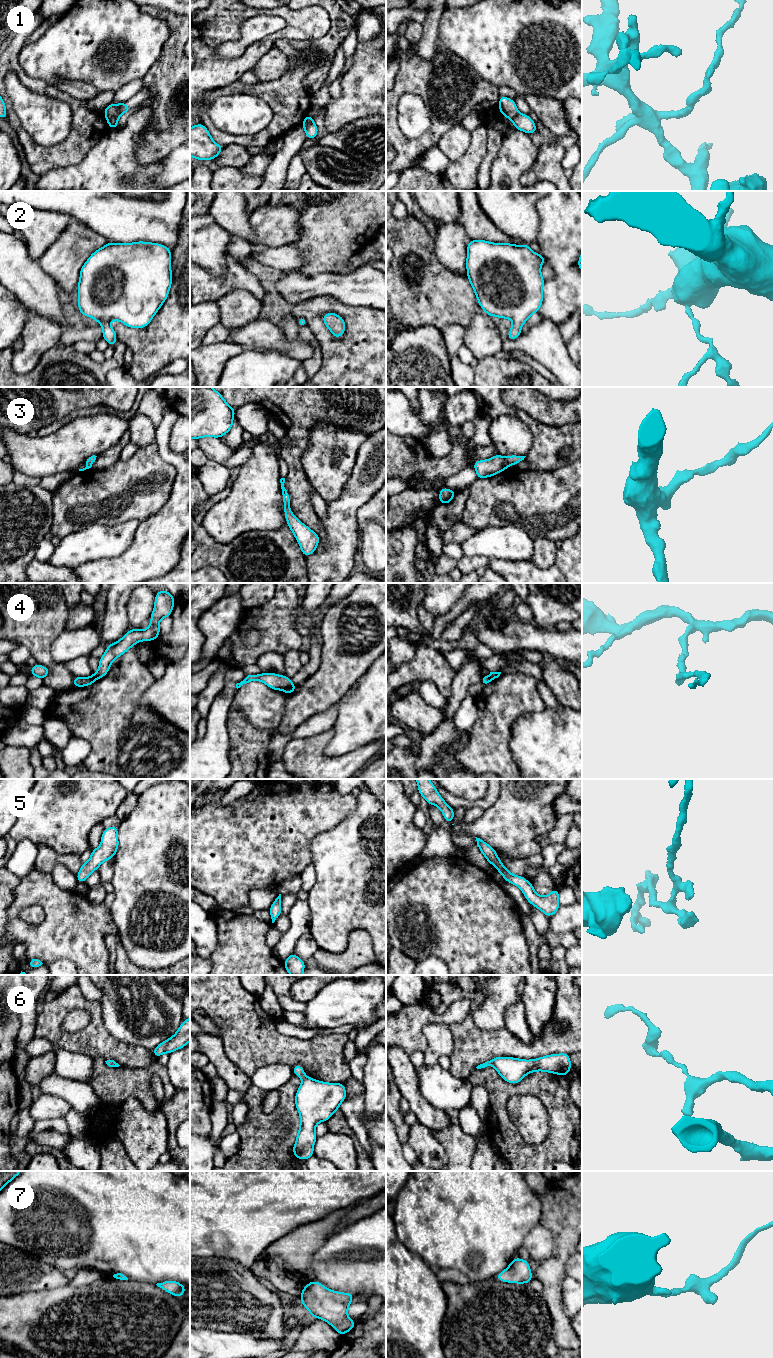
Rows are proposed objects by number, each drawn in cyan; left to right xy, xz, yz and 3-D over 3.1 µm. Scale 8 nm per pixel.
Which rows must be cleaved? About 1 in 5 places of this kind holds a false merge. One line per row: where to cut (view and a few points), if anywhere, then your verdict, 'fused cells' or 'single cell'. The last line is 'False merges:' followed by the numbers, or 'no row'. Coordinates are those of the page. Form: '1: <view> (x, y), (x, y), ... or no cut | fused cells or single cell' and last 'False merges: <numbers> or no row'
1: xy (123, 103), (119, 110), (107, 119) | fused cells
2: no cut | single cell
3: no cut | single cell
4: xz (293, 685), (284, 691) | fused cells
5: no cut | single cell
6: no cut | single cell
7: no cut | single cell
False merges: 1, 4

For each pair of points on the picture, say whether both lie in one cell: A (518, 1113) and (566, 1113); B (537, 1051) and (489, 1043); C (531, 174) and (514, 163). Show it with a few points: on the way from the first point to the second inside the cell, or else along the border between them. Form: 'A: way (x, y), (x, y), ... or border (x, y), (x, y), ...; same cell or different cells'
A: border (532, 1095), (541, 1101), (547, 1112), (547, 1137); different cells
B: way (525, 1051), (501, 1043); same cell
C: border (538, 150), (534, 163), (521, 176), (520, 180); different cells

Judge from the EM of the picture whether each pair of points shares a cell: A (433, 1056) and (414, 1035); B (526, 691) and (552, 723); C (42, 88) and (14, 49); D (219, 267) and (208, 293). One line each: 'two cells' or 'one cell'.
A: two cells
B: two cells
C: one cell
D: two cells

